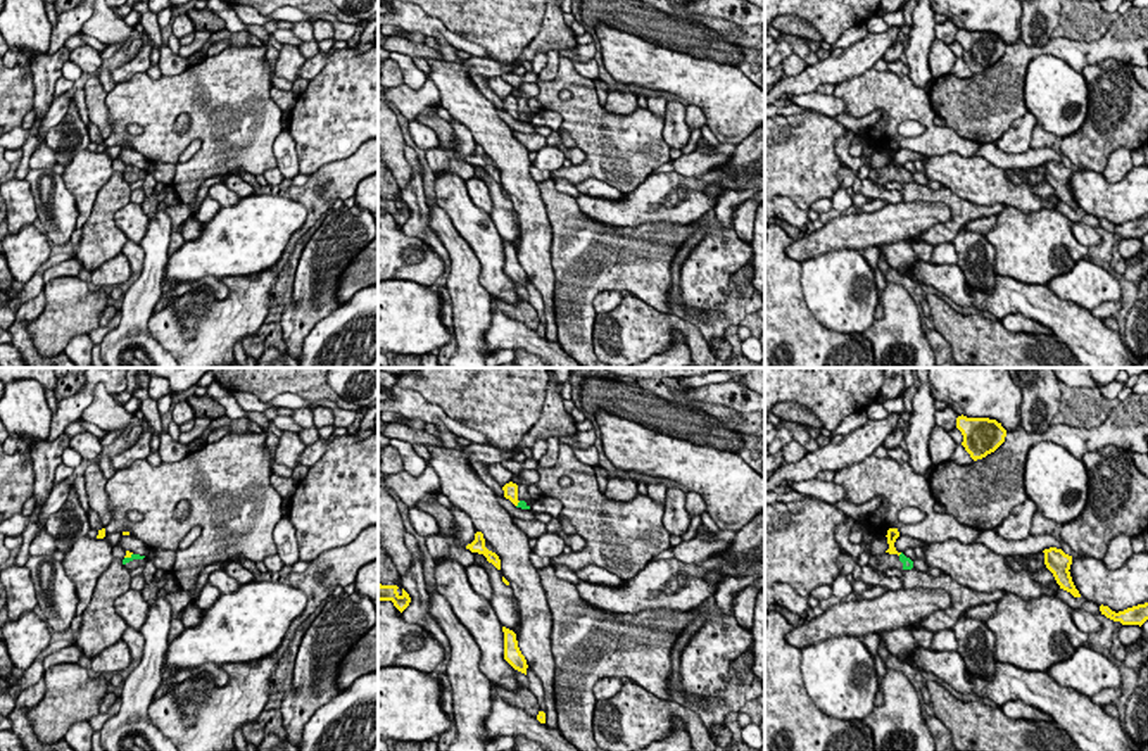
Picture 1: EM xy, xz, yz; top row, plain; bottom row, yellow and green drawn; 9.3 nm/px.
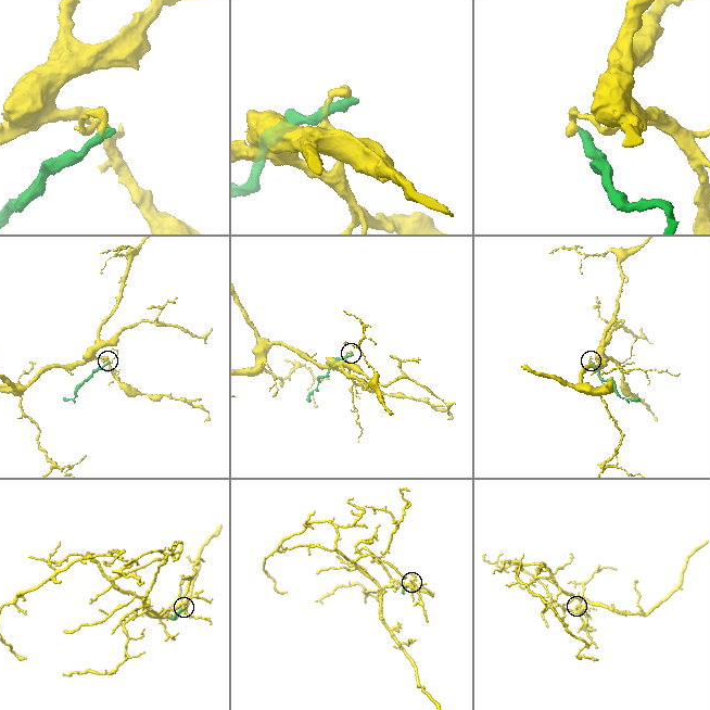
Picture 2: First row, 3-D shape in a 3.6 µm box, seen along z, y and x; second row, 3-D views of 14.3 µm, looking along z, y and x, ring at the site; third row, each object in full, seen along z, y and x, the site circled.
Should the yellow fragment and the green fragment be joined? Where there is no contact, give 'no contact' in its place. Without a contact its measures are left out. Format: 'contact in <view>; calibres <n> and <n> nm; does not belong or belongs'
contact in xy; calibres 60 and 60 nm; does not belong

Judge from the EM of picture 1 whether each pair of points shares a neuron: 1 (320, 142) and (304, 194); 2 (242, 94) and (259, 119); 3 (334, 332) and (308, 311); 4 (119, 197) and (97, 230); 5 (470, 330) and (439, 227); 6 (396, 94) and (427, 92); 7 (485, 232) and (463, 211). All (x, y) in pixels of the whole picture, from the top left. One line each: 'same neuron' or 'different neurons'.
1: different neurons
2: same neuron
3: different neurons
4: same neuron
5: same neuron
6: same neuron
7: same neuron

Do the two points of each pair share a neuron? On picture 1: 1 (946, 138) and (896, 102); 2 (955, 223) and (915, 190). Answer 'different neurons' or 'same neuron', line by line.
1: same neuron
2: same neuron

